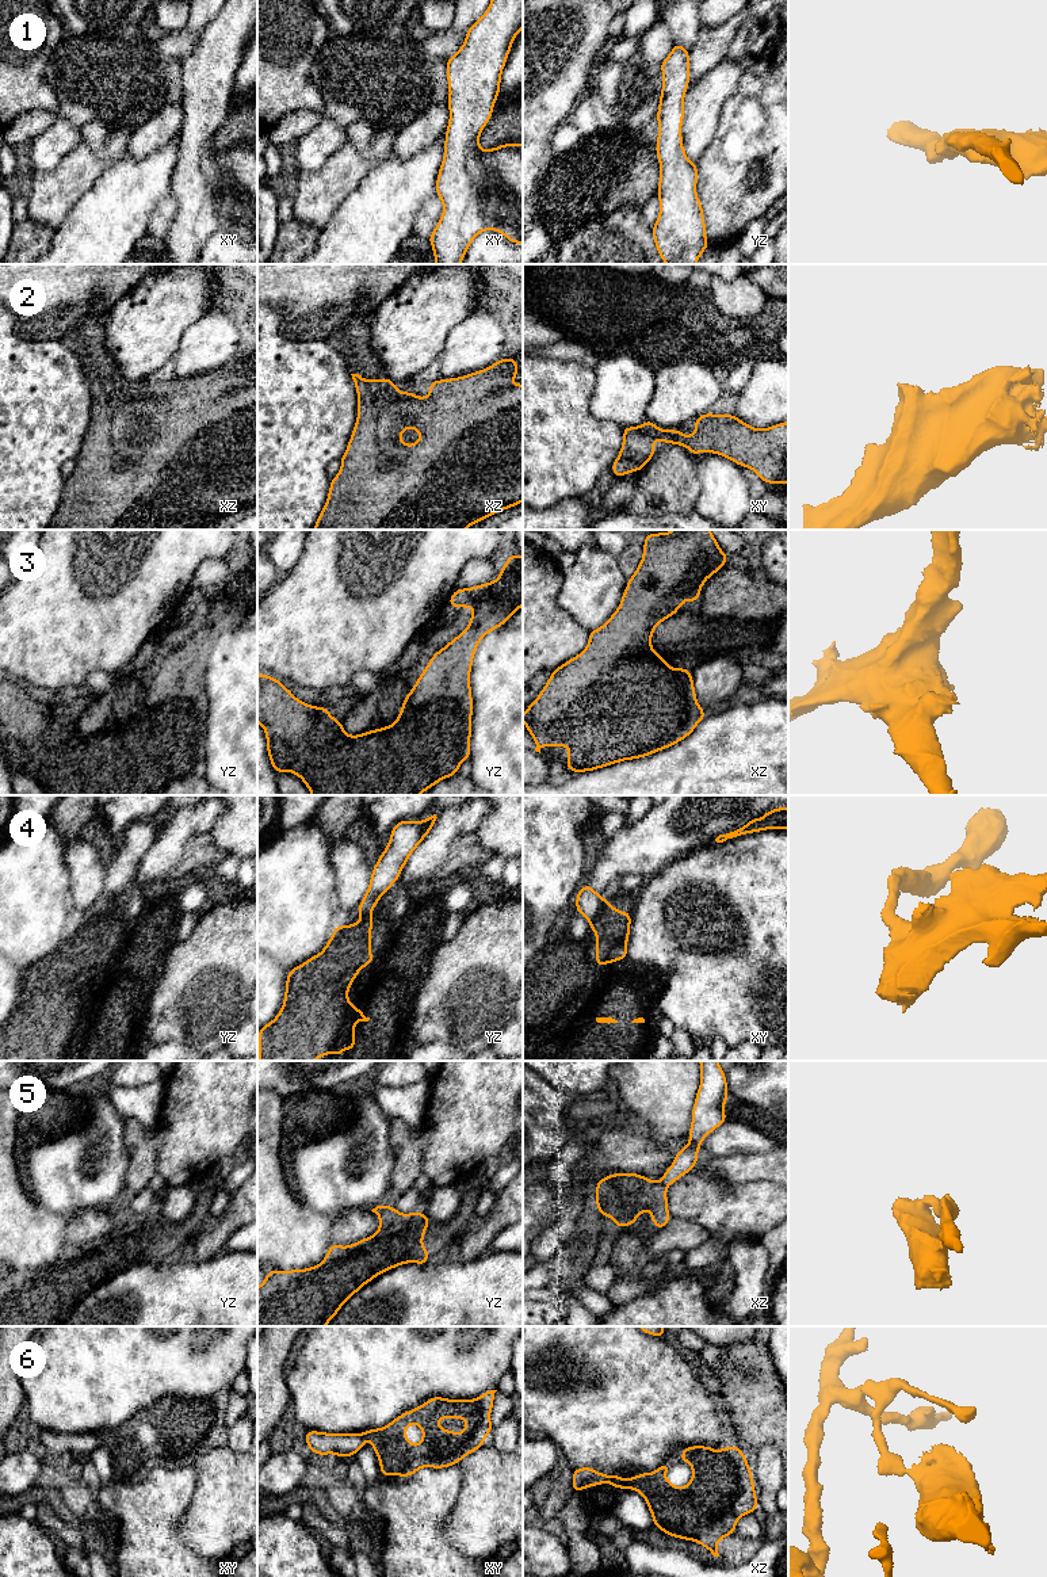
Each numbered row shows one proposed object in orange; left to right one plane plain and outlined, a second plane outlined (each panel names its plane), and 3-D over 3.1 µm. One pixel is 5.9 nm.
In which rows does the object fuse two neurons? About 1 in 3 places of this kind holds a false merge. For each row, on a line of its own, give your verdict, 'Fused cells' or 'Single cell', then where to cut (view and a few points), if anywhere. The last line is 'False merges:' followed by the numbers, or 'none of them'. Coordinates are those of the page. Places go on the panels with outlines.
1: Single cell. No split
2: Single cell. No split
3: Single cell. No split
4: Fused cells. Split along xy (606, 900), (591, 921)
5: Fused cells. Split along xz (658, 1182), (665, 1190)
6: Fused cells. Split along xy (360, 1434), (363, 1440)
False merges: 4, 5, 6

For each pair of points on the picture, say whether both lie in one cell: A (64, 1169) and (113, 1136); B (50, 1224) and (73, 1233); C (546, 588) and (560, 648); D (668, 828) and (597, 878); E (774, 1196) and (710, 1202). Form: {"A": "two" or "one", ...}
{"A": "one", "B": "two", "C": "one", "D": "one", "E": "one"}

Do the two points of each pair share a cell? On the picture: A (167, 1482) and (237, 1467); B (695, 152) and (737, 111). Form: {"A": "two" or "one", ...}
{"A": "two", "B": "two"}

